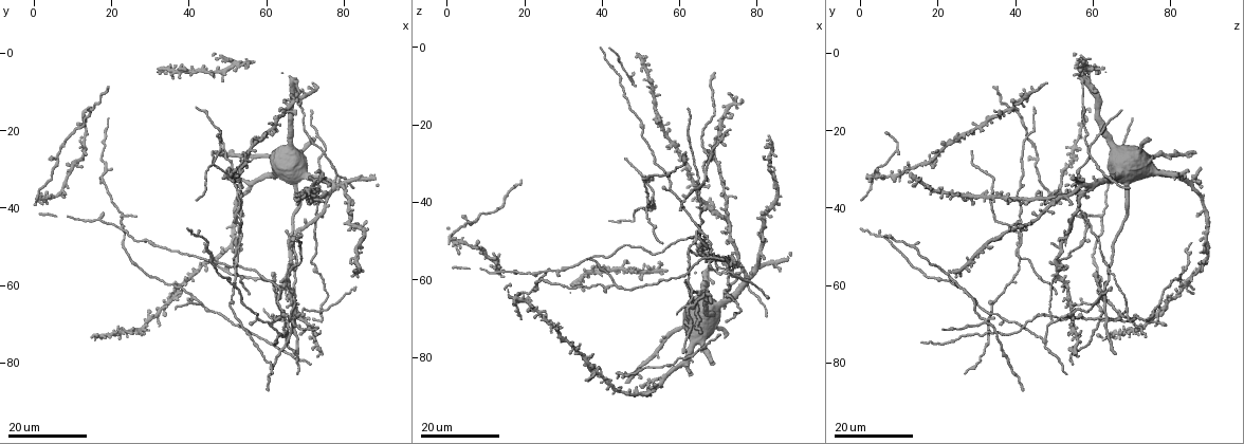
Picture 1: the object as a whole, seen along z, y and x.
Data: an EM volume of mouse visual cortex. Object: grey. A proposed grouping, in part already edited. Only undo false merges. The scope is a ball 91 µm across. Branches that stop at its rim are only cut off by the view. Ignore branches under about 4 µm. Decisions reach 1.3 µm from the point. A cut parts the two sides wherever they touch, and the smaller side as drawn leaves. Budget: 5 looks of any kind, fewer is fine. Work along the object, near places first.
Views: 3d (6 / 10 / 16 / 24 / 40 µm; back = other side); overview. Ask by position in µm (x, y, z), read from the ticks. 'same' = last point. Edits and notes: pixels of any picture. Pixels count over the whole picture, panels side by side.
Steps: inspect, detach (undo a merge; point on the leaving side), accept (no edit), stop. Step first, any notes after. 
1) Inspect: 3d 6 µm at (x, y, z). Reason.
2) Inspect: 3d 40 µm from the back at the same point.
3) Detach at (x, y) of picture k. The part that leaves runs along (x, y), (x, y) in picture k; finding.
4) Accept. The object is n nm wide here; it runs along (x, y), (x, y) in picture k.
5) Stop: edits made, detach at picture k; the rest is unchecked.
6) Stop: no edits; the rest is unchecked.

Inspect: 3d 16 µm at (64.5, 68.0, 48.5). Looks like a crossing.

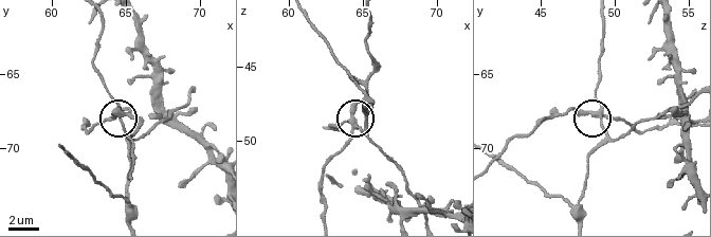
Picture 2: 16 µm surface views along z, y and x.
Inspect: 3d 10 µm at (64.4, 67.8, 48.8).

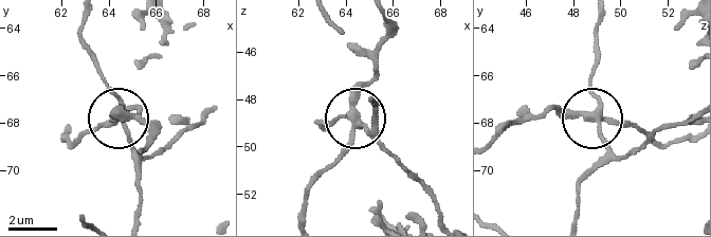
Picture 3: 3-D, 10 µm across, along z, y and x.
Detach at (104, 124) of picture 3. 4 arms meet here; the part that leaves runs along (589, 119), (530, 113), (494, 138) in picture 3; a second neuron is stuck on.

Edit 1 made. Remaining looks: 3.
Inspect: overview.

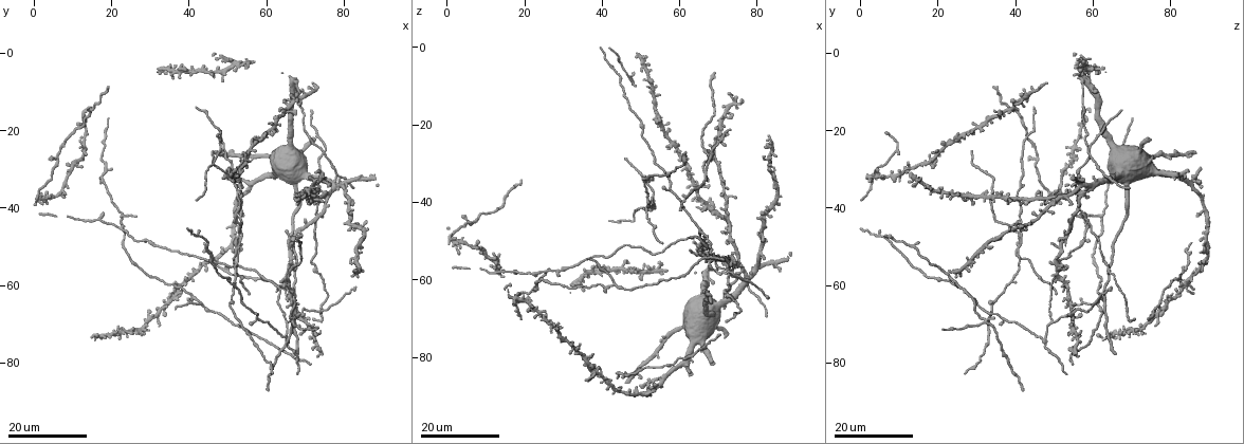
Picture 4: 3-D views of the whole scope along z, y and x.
Inspect: 3d 24 µm at (67.0, 69.0, 32.5). Four arms meet.

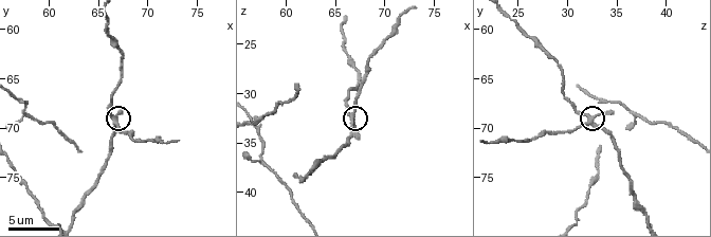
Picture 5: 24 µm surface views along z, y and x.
Inspect: 3d 6 µm at (66.4, 69.0, 32.2). Closer look.

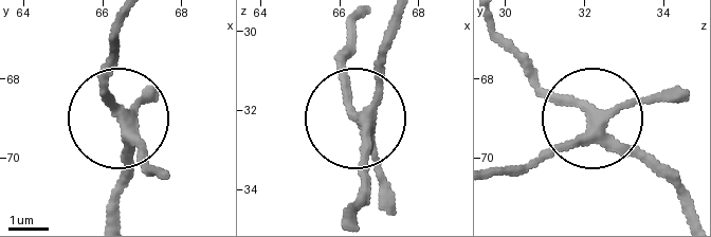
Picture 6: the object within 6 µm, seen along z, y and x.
Accept. All the same neuron.

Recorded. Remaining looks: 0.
Stop: edits made, detach at picture 3; the rest is unchecked.

